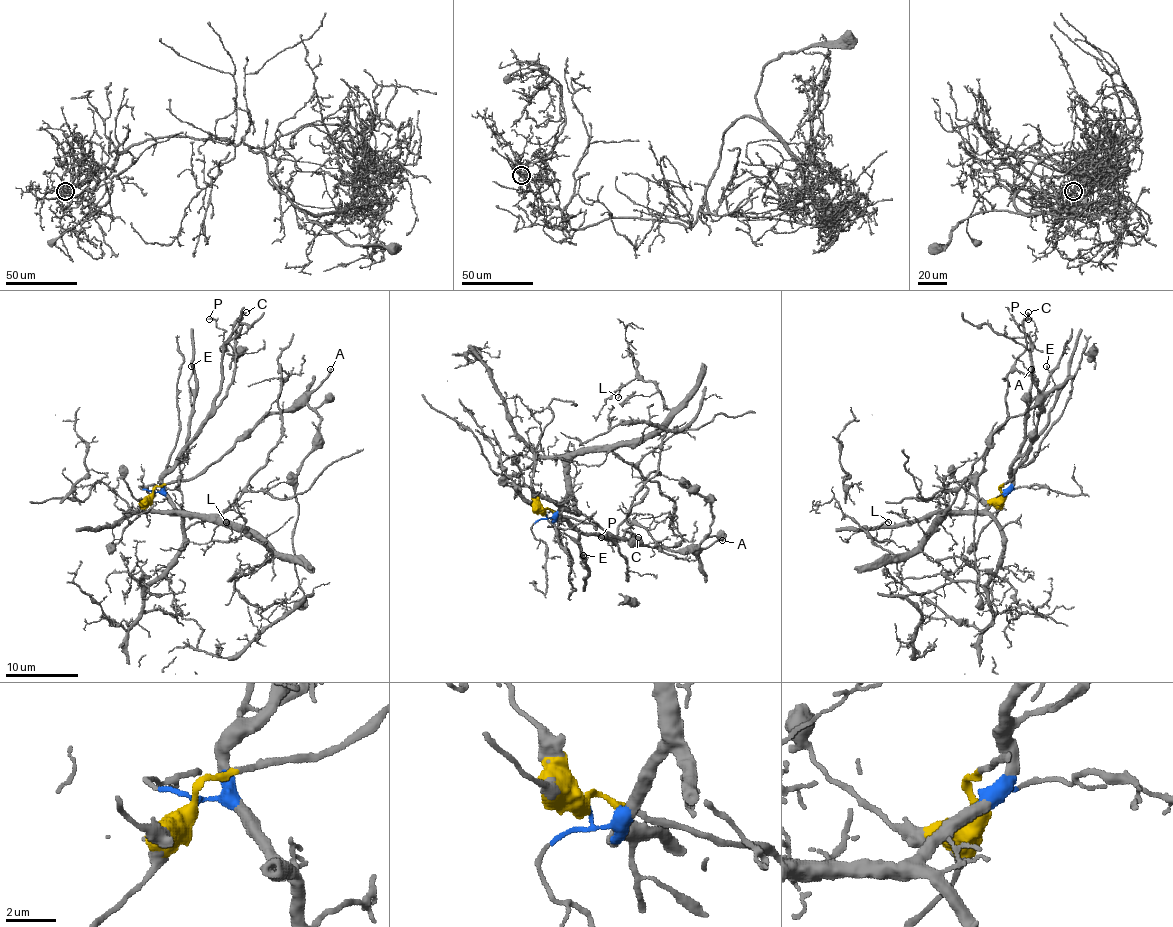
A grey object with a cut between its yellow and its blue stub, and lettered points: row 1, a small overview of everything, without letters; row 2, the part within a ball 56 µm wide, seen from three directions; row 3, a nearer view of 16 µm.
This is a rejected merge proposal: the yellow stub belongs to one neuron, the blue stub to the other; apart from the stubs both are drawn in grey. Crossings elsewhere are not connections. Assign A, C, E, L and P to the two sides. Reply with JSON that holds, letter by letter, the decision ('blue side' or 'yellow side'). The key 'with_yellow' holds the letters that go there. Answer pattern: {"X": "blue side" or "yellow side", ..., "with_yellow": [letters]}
{"A": "yellow side", "C": "blue side", "E": "blue side", "L": "blue side", "P": "blue side", "with_yellow": ["A"]}

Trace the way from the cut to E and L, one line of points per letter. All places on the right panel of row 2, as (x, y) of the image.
E: (1004, 493), (1011, 490), (1011, 464), (1047, 423), (1047, 412), (1055, 401), (1055, 381), (1045, 365)
L: (1004, 493), (1009, 492), (982, 510), (943, 517), (905, 555), (892, 555), (869, 535), (888, 522)

